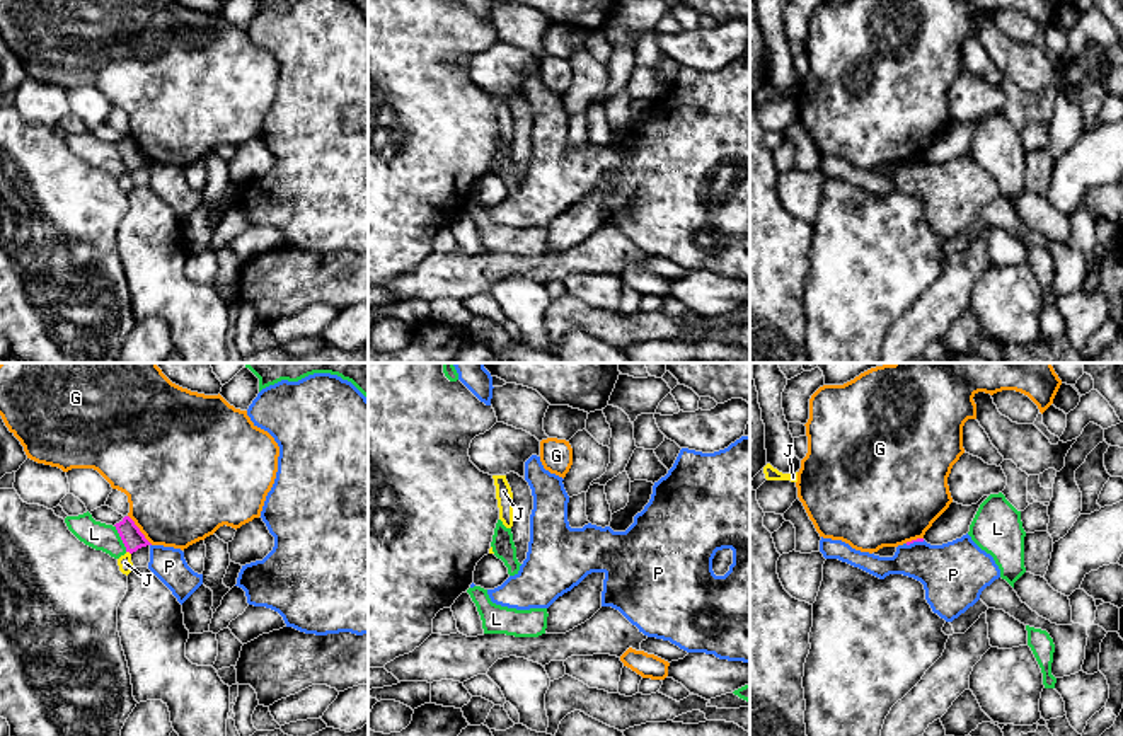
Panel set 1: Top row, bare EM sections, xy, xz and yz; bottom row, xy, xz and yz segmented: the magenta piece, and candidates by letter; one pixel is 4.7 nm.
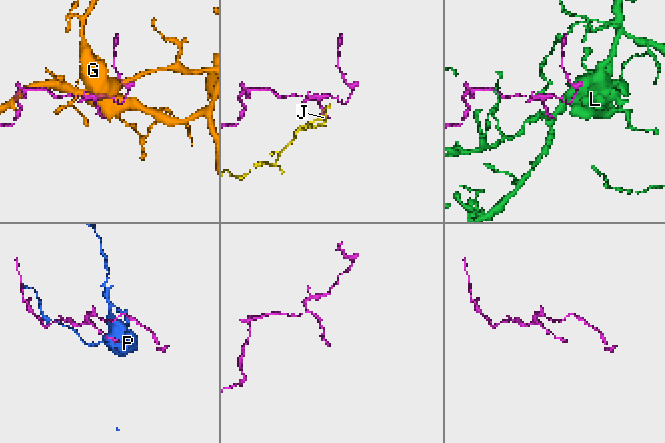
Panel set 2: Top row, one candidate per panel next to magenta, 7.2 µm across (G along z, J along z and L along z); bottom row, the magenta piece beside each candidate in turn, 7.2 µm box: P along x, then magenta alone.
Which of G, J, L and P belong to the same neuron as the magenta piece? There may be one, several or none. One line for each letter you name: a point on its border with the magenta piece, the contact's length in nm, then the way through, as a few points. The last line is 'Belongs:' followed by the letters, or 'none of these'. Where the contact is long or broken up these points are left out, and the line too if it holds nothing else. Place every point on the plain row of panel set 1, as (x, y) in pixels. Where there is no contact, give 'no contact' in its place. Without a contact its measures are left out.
Belongs: none of these

